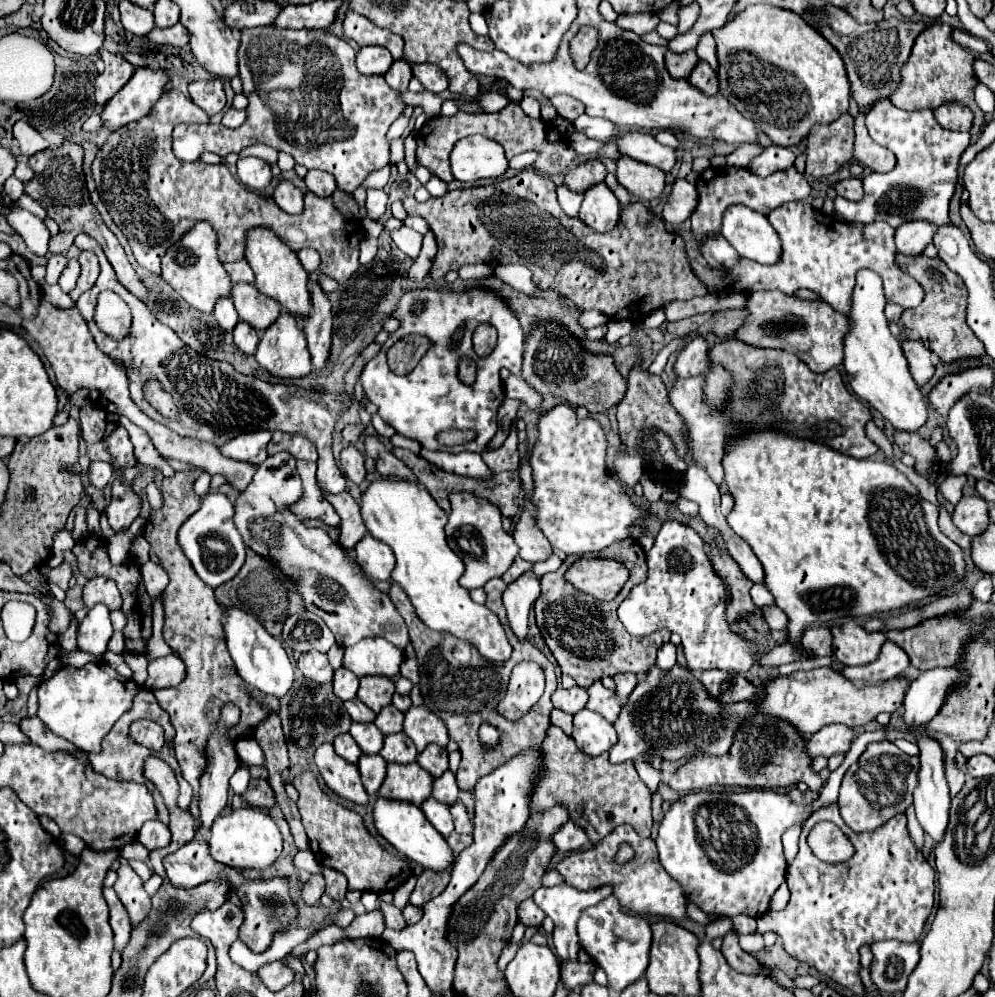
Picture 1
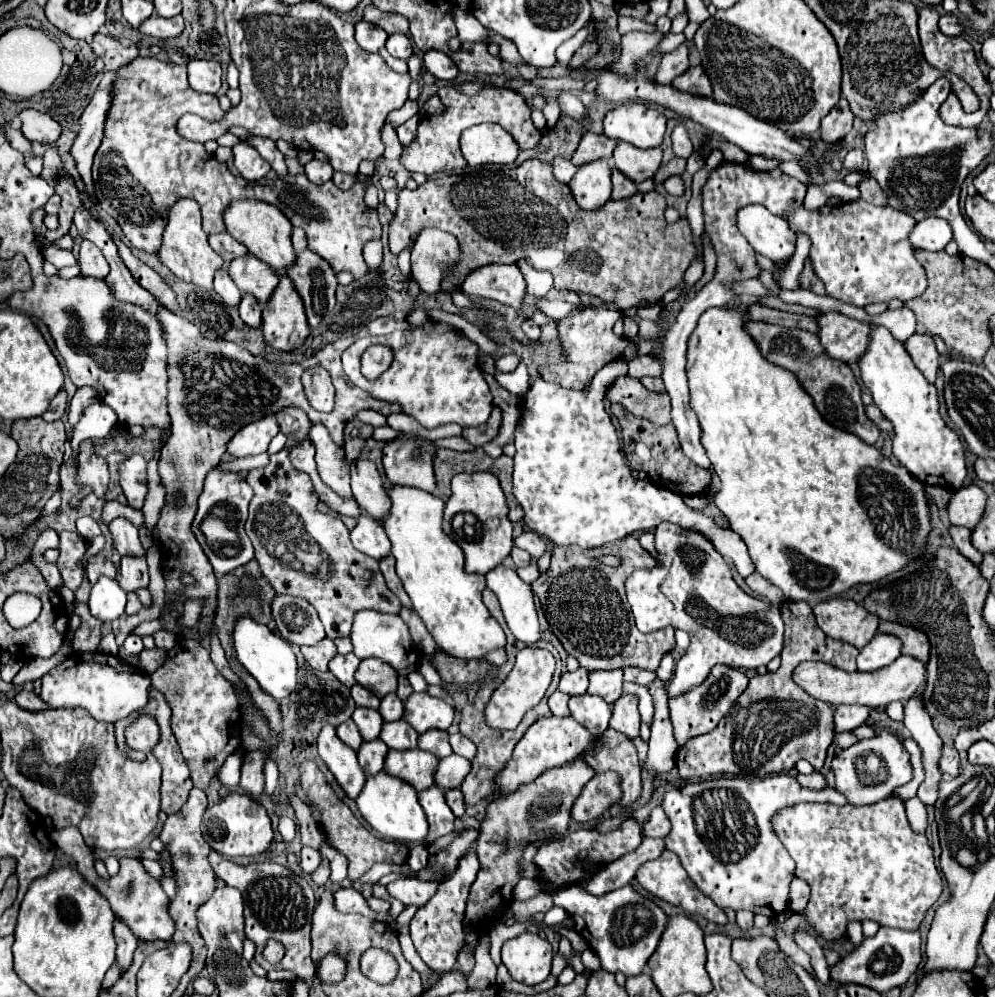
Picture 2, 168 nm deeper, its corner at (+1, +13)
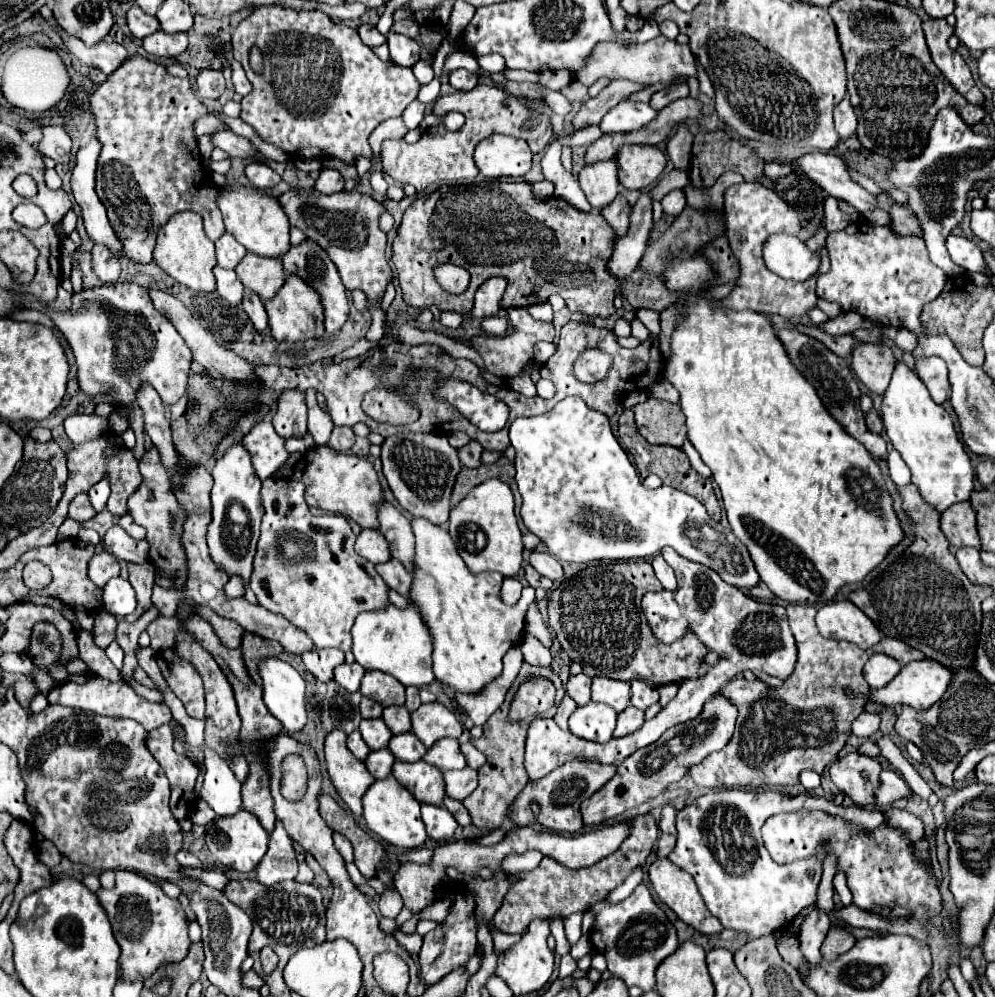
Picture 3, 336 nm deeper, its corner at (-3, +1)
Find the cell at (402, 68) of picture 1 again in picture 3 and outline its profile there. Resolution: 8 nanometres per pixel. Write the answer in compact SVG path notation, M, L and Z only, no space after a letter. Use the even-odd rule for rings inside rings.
M388 33L388 47L392 63L400 67L412 67L420 59L420 43L416 39L406 39L404 35Z

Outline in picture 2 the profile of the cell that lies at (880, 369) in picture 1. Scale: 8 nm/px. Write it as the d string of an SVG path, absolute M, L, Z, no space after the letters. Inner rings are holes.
M872 327L872 341L868 351L860 359L862 381L872 393L874 405L882 415L892 421L894 457L904 465L918 481L926 485L938 485L946 489L960 489L966 477L964 447L956 431L952 431L938 413L938 391L924 379L920 369L912 363L908 351L896 341L886 327Z

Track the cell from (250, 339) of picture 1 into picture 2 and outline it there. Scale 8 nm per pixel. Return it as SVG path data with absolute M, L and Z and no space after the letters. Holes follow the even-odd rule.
M244 295L242 301L240 301L240 317L244 319L246 325L250 327L260 327L260 305L258 301L254 299L254 295Z

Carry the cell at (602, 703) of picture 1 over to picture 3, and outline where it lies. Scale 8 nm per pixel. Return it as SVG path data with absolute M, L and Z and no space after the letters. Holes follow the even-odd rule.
M596 677L592 681L592 701L610 705L616 713L624 711L630 701L630 683Z

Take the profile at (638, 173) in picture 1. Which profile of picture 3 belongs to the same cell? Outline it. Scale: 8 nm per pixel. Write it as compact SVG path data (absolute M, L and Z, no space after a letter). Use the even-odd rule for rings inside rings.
M626 145L616 155L618 179L626 189L648 189L656 183L658 175L666 167L666 157L658 147L650 145Z

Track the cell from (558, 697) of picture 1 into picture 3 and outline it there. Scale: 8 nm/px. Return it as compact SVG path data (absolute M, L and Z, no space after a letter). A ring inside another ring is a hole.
M584 673L570 675L570 679L566 683L566 693L578 705L586 705L586 703L590 703L590 685L592 685L592 679L588 675L584 675Z

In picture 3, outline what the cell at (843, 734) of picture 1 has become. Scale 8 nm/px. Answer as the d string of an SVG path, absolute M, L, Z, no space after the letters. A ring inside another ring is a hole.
M860 713L852 721L852 735L856 735L856 737L870 737L870 735L874 735L878 731L878 723L880 723L878 715Z

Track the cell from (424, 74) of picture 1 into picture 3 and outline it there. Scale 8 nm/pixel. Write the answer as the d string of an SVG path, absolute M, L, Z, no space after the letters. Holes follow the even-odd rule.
M456 69L452 73L448 73L448 83L458 89L458 91L470 91L476 87L478 83L478 75L476 73L470 73L466 69Z

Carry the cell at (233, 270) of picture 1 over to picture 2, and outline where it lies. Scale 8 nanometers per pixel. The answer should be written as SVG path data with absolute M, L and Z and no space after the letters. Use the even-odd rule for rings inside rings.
M216 233L216 235L210 235L208 237L208 241L210 241L210 247L226 261L226 263L230 263L232 259L236 259L236 257L242 257L242 255L246 255L246 247L240 243L240 241L236 241L230 233Z

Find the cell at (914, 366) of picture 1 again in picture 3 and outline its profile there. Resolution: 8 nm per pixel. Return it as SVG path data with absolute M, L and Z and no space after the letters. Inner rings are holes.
M922 357L922 359L916 359L914 369L918 377L924 381L924 385L928 387L932 399L936 403L942 403L950 393L946 363L940 357Z

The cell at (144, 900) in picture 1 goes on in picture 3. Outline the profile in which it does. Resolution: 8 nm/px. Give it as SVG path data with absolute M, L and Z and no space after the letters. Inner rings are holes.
M116 871L116 887L114 889L100 887L96 895L100 905L108 913L114 937L122 949L120 955L122 977L144 981L148 975L154 973L158 965L178 961L186 955L190 947L186 913L180 907L178 899L170 899L168 895L164 895L160 885L148 881L146 877L134 871Z

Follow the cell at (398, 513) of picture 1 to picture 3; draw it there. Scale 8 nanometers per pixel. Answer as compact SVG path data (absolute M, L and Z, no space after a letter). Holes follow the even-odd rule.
M414 517L410 525L416 537L416 549L408 599L432 637L434 675L440 683L460 693L478 693L488 681L500 675L504 653L522 641L524 615L534 601L534 587L524 587L518 605L506 607L499 594L504 578L500 573L470 573L448 531L424 517Z

